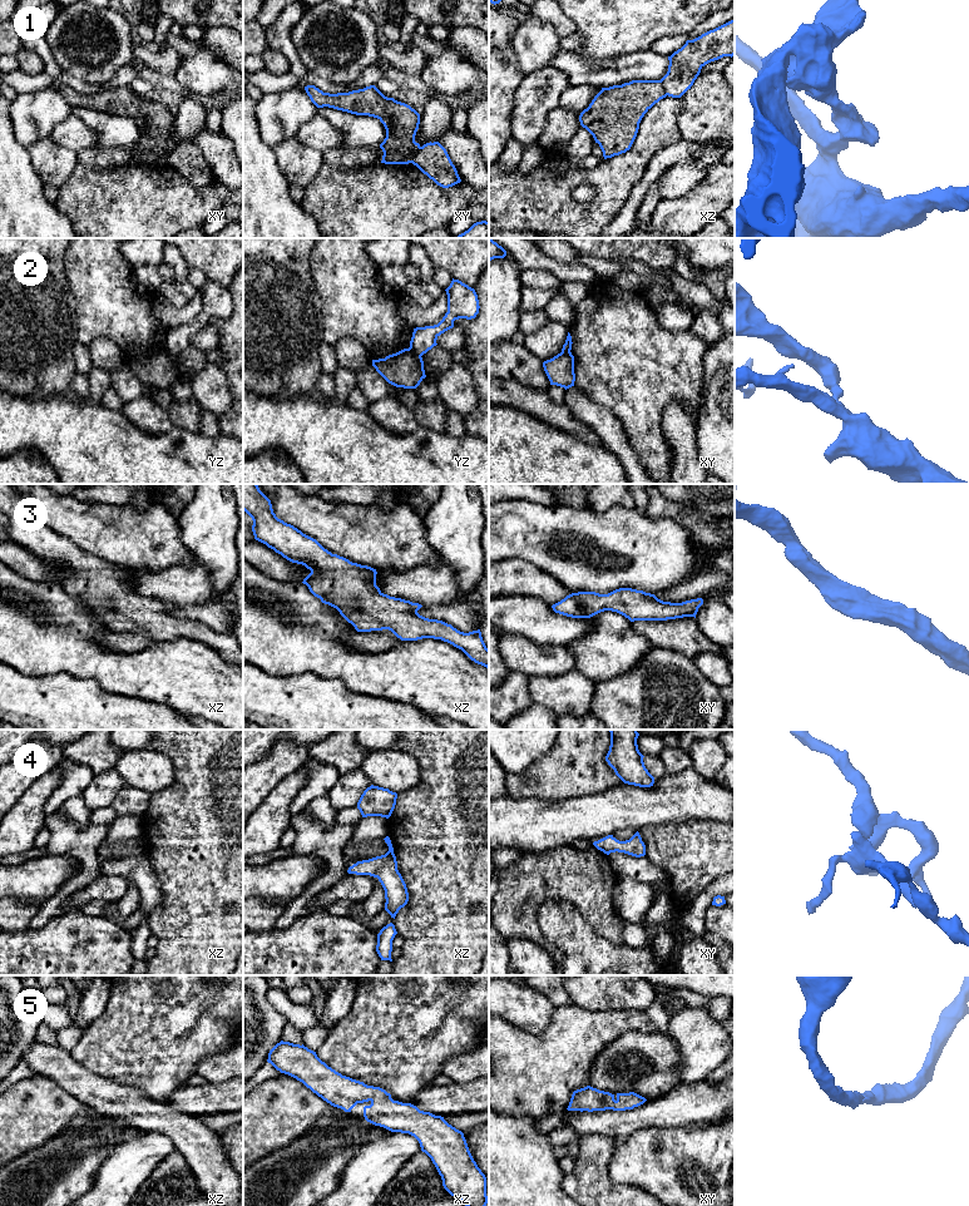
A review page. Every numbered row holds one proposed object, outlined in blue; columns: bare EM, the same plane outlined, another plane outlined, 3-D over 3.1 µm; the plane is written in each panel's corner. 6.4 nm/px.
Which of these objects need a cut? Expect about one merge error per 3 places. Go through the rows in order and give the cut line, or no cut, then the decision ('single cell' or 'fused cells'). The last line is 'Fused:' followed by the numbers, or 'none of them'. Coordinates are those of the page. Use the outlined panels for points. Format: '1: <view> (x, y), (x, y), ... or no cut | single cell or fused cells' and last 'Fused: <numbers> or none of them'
1: xy (420, 147), (411, 162) | fused cells
2: yz (409, 347), (420, 356) | fused cells
3: no cut | single cell
4: no cut | single cell
5: no cut | single cell
Fused: 1, 2

